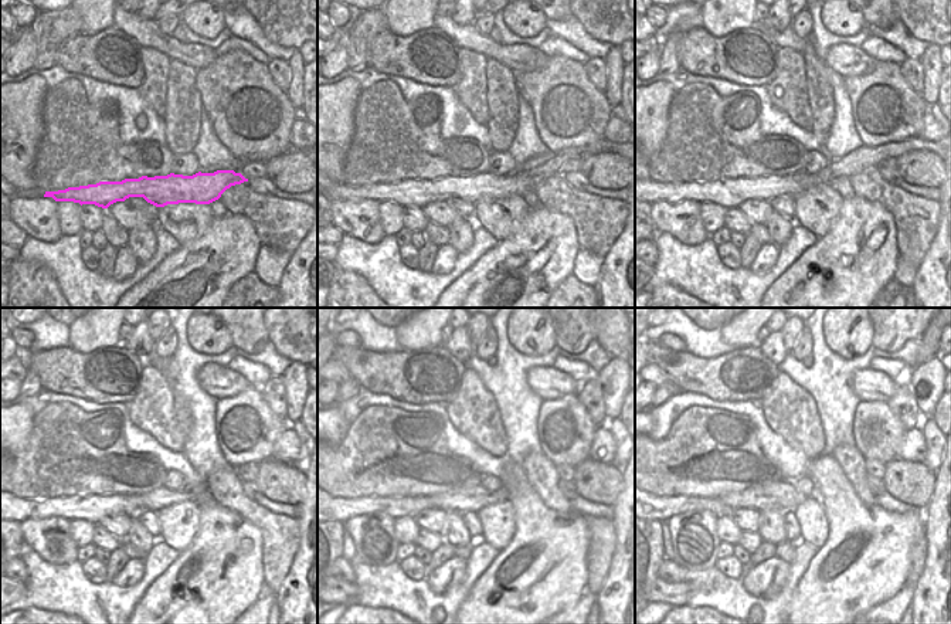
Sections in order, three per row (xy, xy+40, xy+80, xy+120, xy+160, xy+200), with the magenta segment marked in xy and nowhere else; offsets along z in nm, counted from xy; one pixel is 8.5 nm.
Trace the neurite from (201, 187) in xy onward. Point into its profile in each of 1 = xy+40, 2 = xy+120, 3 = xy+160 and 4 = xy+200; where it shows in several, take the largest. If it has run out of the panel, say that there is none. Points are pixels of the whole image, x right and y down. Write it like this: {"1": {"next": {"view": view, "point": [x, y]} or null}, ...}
{"1": {"next": {"view": "xy+40", "point": [407, 193]}}, "2": {"next": {"view": "xy+120", "point": [89, 508]}}, "3": {"next": {"view": "xy+160", "point": [346, 508]}}, "4": {"next": {"view": "xy+200", "point": [663, 508]}}}

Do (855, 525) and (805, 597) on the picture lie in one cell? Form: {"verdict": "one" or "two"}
{"verdict": "one"}

